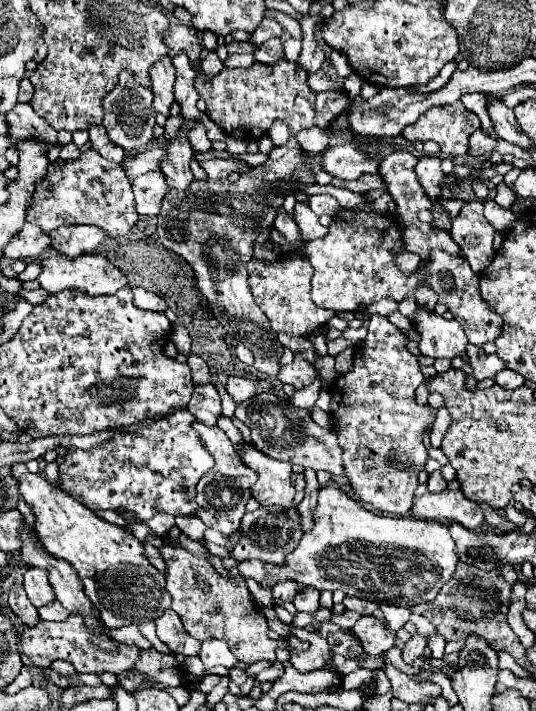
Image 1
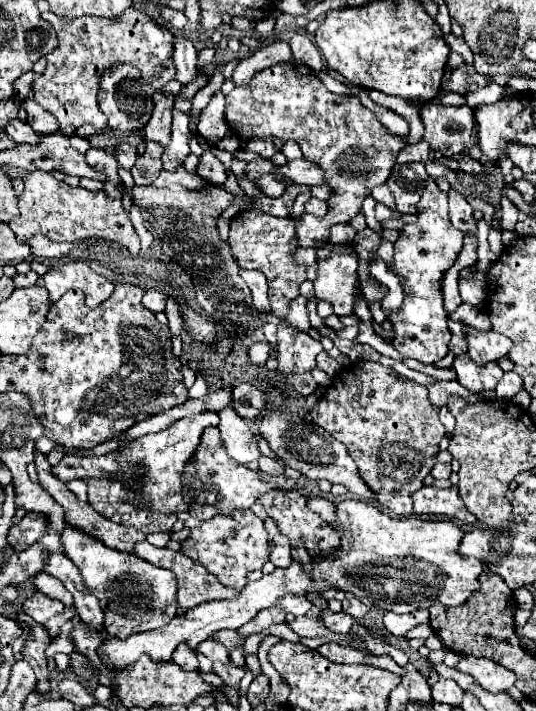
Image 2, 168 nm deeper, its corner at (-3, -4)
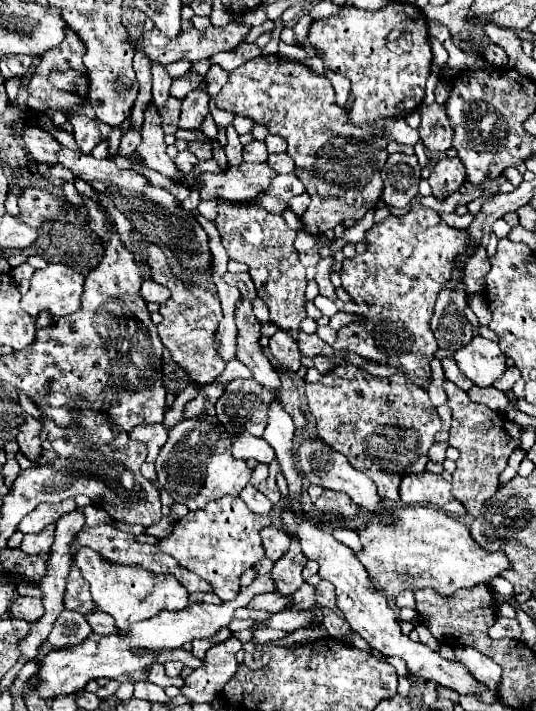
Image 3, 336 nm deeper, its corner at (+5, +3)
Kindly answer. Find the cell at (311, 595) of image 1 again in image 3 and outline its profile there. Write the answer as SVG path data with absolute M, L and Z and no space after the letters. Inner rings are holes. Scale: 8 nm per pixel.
M265 592L265 594L257 594L251 602L249 608L253 610L267 610L267 612L281 612L287 606L289 598L275 594L275 592Z

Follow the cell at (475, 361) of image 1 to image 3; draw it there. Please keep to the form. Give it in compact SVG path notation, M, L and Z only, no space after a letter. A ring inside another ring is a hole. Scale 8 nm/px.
M445 358L445 360L441 360L441 364L443 364L443 372L445 372L447 380L451 380L453 384L457 384L461 390L469 390L471 388L471 382L467 382L463 378L463 374L459 374L459 368L457 368L457 364L455 364L453 358Z

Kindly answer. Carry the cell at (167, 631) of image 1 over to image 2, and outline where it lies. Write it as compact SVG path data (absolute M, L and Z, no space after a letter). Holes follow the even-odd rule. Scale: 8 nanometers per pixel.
M185 643L179 645L179 649L175 649L173 661L175 661L177 665L181 665L183 669L193 669L193 671L197 671L197 667L199 667L195 649L189 649L189 645L185 645Z

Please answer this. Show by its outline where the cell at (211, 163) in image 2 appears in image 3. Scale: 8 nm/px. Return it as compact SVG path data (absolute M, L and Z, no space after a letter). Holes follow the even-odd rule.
M189 150L179 152L179 154L177 154L177 158L175 158L175 166L177 166L183 174L191 172L191 170L193 170L193 166L195 166L197 162L199 162L199 158L195 158Z

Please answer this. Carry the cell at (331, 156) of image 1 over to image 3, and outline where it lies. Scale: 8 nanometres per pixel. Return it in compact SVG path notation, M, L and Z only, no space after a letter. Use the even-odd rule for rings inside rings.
M241 162L239 166L229 166L225 172L219 174L201 174L199 184L203 184L203 188L200 189L200 197L201 200L225 198L231 202L249 200L265 192L273 176L275 172L267 162Z

